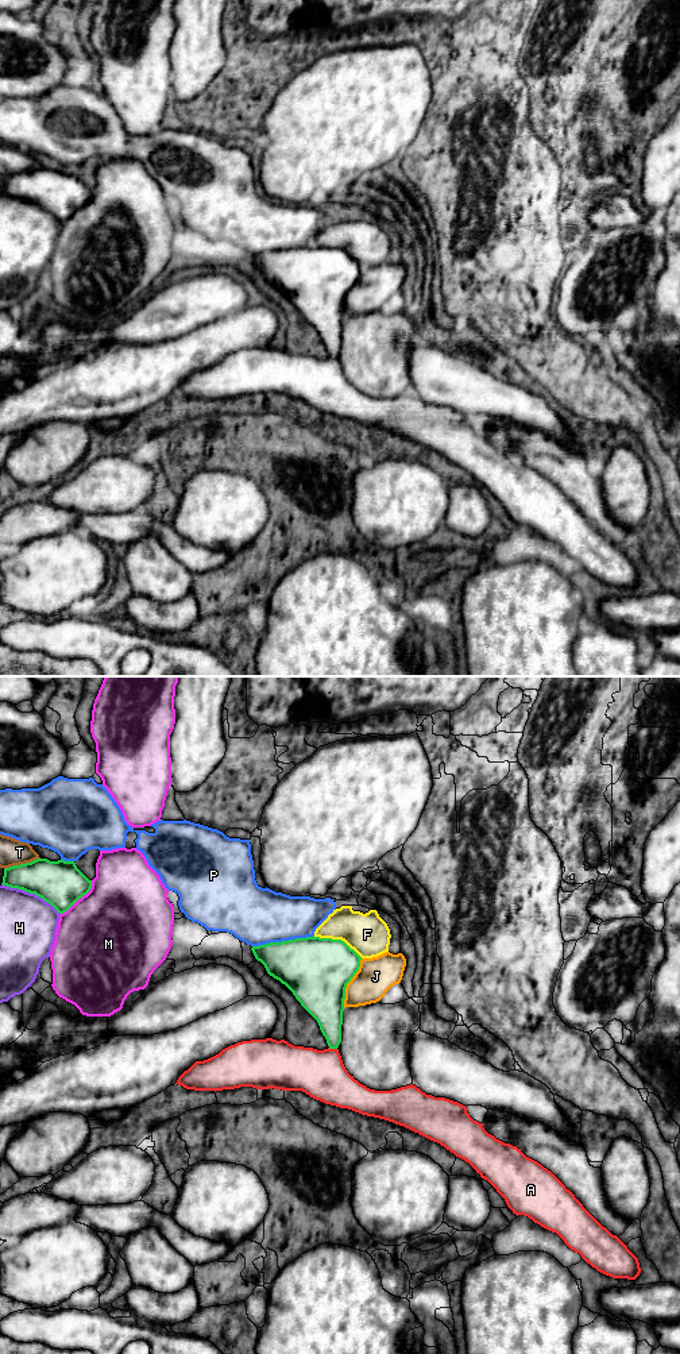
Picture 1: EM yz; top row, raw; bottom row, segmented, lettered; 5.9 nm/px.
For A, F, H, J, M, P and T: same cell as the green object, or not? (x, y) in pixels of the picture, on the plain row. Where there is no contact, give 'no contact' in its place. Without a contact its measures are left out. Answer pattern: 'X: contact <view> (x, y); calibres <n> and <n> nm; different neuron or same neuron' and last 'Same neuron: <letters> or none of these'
A: contact yz (332, 357); calibres 200 and 280 nm; different neuron
F: contact yz (337, 249); calibres 380 and 240 nm; different neuron
H: contact yz (31, 201); calibres 280 and 340 nm; different neuron
J: contact yz (348, 290); calibres 380 and 220 nm; different neuron
M: contact yz (78, 207); calibres 280 and 480 nm; different neuron
P: contact yz (282, 250); calibres 380 and 340 nm; different neuron
T: contact yz (22, 173); calibres 260 and 160 nm; different neuron
Same neuron: none of these

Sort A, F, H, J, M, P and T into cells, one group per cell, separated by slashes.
A / F P / H / J / M / T

